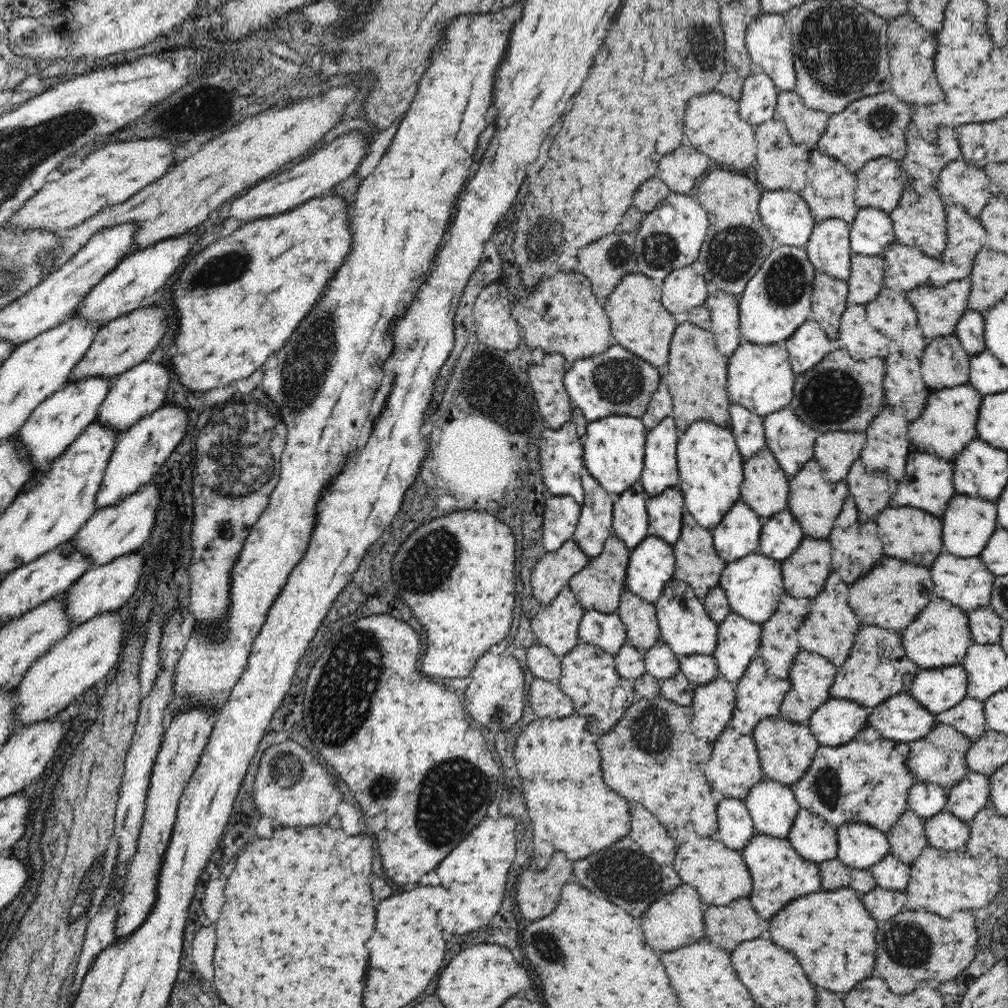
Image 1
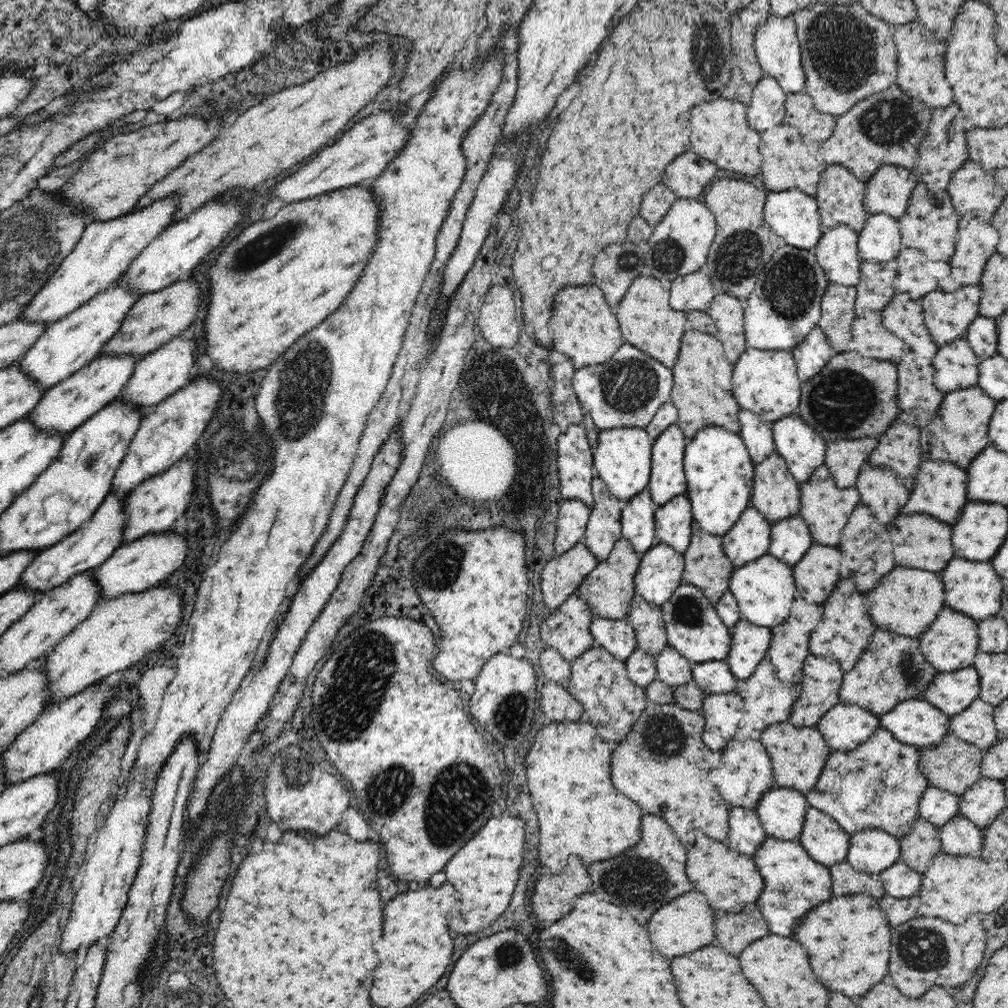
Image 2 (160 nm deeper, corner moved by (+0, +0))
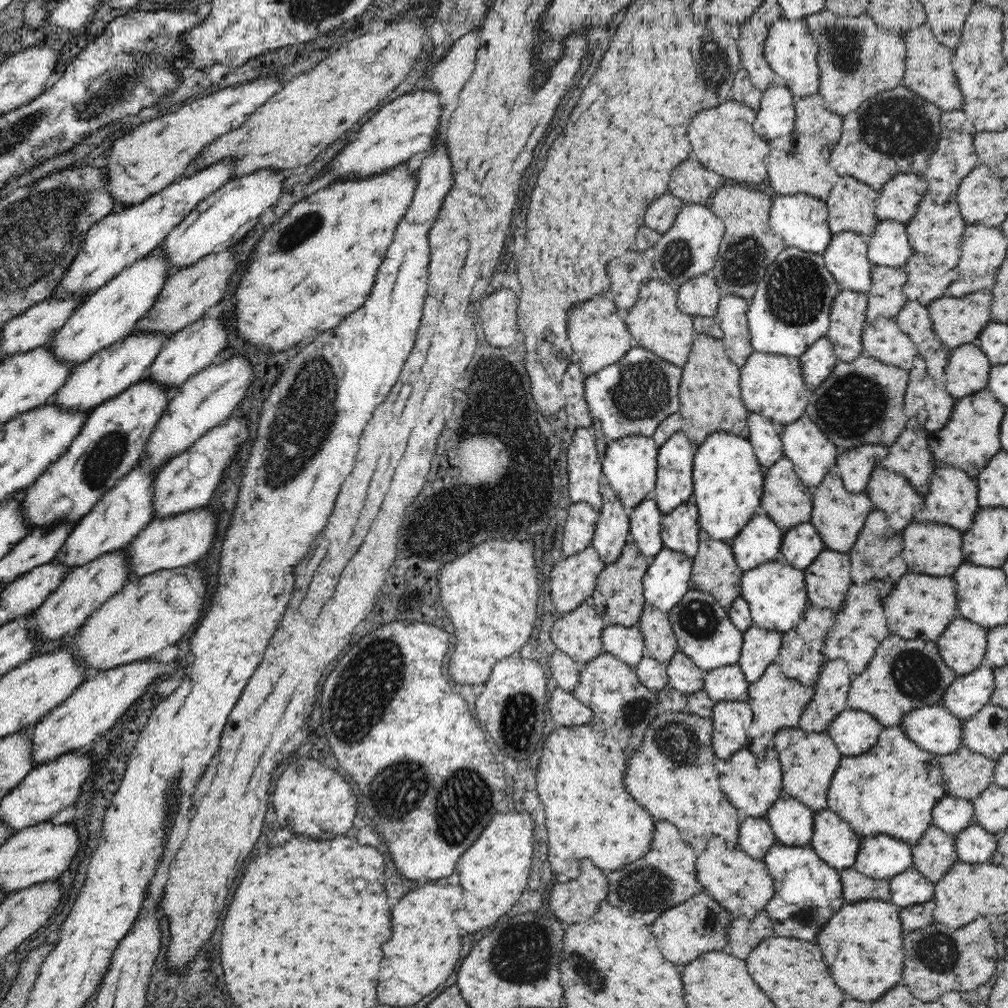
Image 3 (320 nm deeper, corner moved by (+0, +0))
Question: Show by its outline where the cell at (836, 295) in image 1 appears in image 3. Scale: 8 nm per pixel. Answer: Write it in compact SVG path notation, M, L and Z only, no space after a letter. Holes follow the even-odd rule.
M841 290L831 304L827 337L840 361L852 362L863 353L863 328L867 322L868 295Z

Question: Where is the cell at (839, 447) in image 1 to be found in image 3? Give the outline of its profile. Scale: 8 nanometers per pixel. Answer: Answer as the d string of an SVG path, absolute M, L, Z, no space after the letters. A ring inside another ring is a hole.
M864 445L855 449L840 450L836 471L841 475L844 486L851 493L864 493L877 461L889 453L885 445Z

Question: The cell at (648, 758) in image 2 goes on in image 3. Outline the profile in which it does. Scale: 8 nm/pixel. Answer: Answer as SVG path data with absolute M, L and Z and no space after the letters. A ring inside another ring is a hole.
M662 711L657 719L650 723L640 752L632 754L632 760L628 760L628 772L624 776L632 798L640 806L644 806L654 818L672 822L679 832L684 830L681 834L682 838L697 851L698 855L708 848L709 840L715 837L728 841L732 848L738 848L739 844L741 819L737 808L718 784L718 772L724 772L724 766L722 770L716 766L720 764L720 760L714 756L711 737L713 730L713 722L710 719L694 713Z

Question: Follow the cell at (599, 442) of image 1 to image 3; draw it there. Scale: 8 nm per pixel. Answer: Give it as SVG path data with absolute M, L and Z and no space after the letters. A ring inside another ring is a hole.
M634 435L609 442L602 456L603 482L617 494L624 506L637 507L654 495L657 481L657 454L659 449L653 437Z

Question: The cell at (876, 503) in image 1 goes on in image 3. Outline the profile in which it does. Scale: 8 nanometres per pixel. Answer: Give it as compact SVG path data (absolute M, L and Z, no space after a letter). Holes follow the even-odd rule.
M879 466L872 471L866 493L876 509L887 513L889 528L901 534L909 524L915 522L916 512L918 512L925 503L924 498L918 494L918 491L911 485L911 482L907 478L898 476L898 474L894 474L894 472L888 472L886 468L880 468Z

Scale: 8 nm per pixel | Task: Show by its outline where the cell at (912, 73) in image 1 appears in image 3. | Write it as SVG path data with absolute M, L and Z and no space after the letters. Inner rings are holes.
M927 25L905 31L903 39L907 48L903 85L922 96L922 98L930 100L932 104L936 104L940 110L962 108L962 92L958 88L954 68L952 68L954 50L942 46L942 43L933 35Z

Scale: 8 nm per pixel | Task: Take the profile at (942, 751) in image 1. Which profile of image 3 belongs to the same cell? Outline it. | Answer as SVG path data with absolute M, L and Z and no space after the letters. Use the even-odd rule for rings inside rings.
M962 745L952 754L937 755L949 794L958 799L978 798L994 780L997 762Z

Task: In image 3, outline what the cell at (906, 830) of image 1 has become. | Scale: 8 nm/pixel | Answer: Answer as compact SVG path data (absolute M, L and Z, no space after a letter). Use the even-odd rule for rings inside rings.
M932 824L918 843L912 845L913 866L931 883L938 884L959 860L955 836Z

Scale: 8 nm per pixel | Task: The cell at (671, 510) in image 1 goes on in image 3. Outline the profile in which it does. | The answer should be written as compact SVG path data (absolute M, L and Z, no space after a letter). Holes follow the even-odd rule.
M691 501L676 507L669 515L663 515L661 539L663 546L694 558L699 547L699 510Z

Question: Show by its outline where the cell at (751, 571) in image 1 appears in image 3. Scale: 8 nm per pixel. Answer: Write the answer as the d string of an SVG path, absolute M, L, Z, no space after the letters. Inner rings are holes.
M777 559L752 570L743 571L741 596L749 604L756 627L782 634L796 629L807 608L812 604L807 594L804 571L788 564L786 560Z

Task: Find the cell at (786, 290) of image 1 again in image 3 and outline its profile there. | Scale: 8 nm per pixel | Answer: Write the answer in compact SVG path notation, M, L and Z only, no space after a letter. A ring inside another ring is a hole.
M785 247L767 268L754 298L749 300L747 321L753 350L798 359L811 344L827 336L831 304L840 291L836 278L826 268L823 255Z

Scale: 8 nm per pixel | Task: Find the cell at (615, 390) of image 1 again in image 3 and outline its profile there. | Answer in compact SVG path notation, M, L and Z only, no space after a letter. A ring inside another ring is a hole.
M634 345L616 364L587 375L585 399L591 416L601 425L609 442L634 435L652 437L668 416L680 410L679 384L682 375L683 367Z

